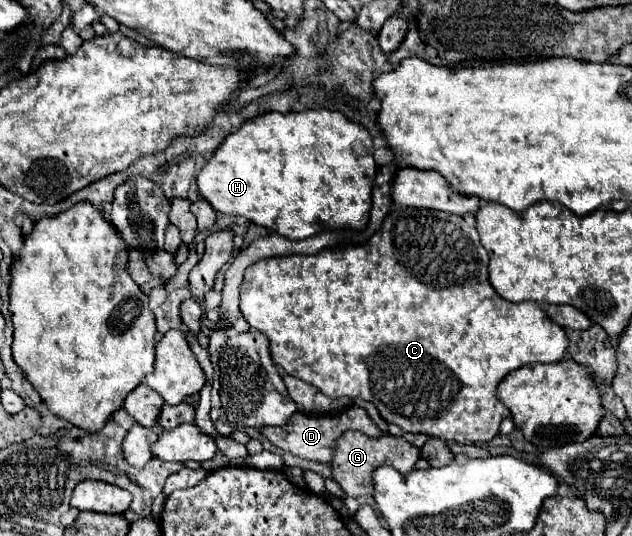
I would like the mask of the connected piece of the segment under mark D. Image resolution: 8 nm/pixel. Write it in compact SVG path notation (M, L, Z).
M351 406L349 410L335 414L335 416L309 416L295 412L285 426L265 426L261 432L267 436L271 444L275 444L281 450L287 450L299 458L305 460L315 460L315 462L331 462L333 460L333 450L337 440L347 432L347 430L359 430L367 436L381 436L383 432L379 426L369 418L367 410L361 406Z

